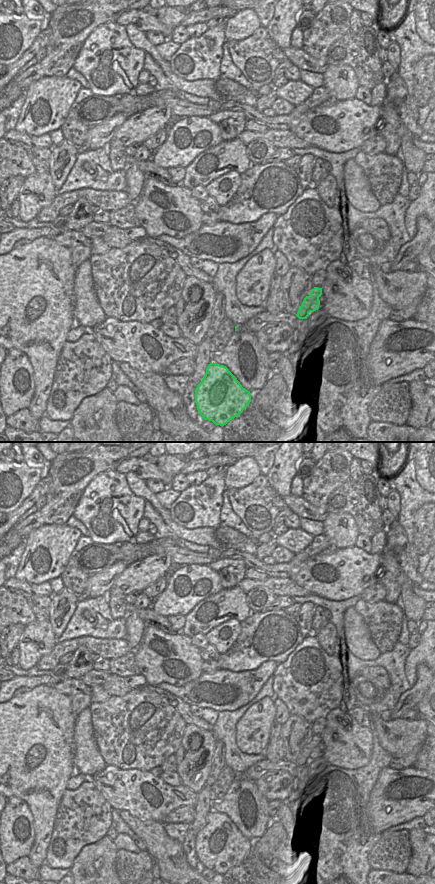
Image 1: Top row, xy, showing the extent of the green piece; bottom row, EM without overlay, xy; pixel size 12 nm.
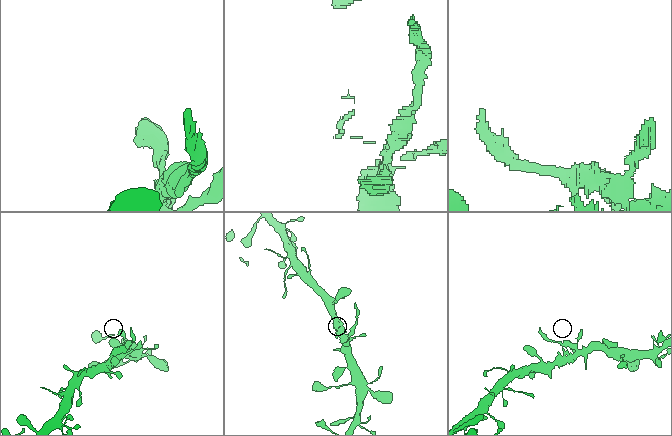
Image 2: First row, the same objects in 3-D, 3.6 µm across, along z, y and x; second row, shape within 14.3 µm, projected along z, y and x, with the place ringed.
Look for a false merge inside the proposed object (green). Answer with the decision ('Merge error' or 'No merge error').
Merge error.

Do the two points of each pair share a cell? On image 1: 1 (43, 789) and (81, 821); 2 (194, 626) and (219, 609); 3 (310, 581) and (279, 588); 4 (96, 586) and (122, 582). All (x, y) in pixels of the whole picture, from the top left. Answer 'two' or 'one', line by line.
1: two
2: one
3: two
4: two

